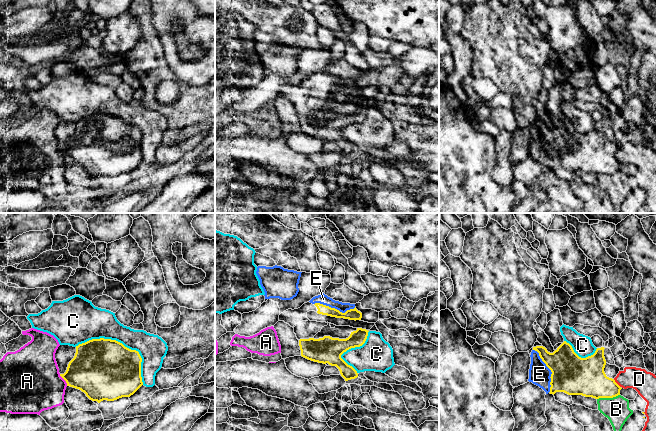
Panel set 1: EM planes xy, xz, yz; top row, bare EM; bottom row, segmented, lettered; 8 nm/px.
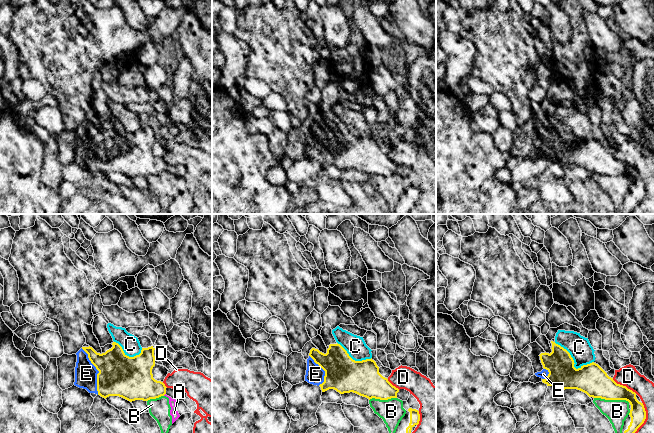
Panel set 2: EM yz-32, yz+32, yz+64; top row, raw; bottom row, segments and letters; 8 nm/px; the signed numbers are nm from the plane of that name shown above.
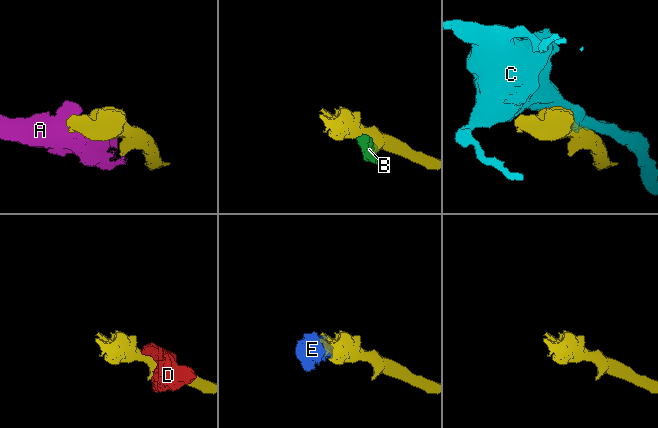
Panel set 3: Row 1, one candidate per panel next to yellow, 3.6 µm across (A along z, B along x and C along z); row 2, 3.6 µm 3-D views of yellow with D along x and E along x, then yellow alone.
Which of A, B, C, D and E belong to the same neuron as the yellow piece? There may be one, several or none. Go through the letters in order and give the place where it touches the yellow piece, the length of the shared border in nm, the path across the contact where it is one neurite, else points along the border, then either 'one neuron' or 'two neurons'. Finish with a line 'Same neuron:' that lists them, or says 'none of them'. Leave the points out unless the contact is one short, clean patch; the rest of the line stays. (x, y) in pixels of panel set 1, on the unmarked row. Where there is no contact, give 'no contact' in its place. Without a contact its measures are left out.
A: contact xy (64, 155); length 120 nm; border xy (59, 150), (67, 161); two neurons
B: contact yz (608, 173); length 190 nm; two neurons
C: contact xy (122, 120); length 650 nm; two neurons
D: contact yz (616, 159); length 90 nm; two neurons
E: contact yz (550, 145); length 380 nm; one neuron
Same neuron: E

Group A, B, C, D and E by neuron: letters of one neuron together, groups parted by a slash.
A B D / C / E

